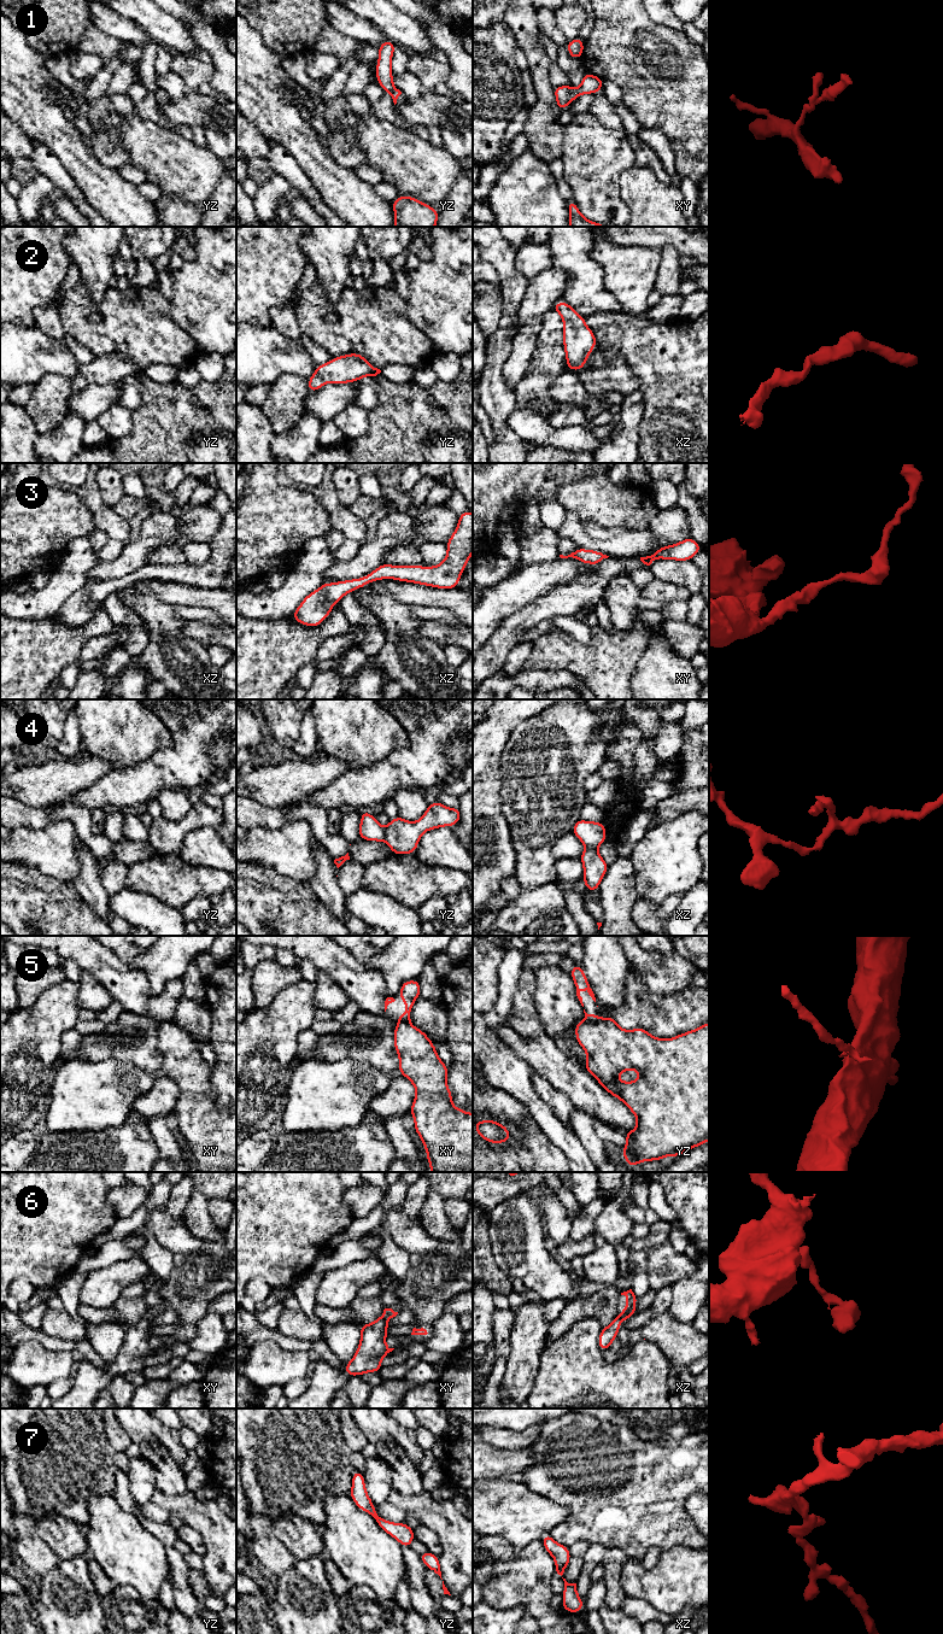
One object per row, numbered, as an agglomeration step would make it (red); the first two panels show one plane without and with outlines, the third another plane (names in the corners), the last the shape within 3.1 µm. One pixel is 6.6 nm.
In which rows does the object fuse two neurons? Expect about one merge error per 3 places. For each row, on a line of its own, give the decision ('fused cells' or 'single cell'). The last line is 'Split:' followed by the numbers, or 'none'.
1: fused cells
2: single cell
3: single cell
4: fused cells
5: fused cells
6: fused cells
7: single cell
Split: 1, 4, 5, 6

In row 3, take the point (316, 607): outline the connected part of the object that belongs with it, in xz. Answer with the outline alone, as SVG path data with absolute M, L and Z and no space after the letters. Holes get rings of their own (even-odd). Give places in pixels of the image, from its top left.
M465 510L458 517L456 531L450 537L447 555L439 566L391 566L382 563L364 578L327 584L308 595L295 609L292 617L299 623L316 627L332 613L332 607L356 588L381 579L394 579L433 586L437 588L456 588L463 569L473 554L473 514Z

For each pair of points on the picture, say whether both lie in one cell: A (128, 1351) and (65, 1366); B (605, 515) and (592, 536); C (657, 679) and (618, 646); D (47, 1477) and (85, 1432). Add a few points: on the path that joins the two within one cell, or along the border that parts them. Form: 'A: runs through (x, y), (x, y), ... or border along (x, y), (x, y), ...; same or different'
A: border along (76, 1365), (71, 1375); different
B: border along (573, 511), (602, 527), (626, 529); different
C: border along (650, 637), (646, 648), (637, 662), (631, 686); different
D: runs through (51, 1466), (74, 1442); same

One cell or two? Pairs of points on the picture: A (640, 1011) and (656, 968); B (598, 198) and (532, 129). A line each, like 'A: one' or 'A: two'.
A: two
B: two

